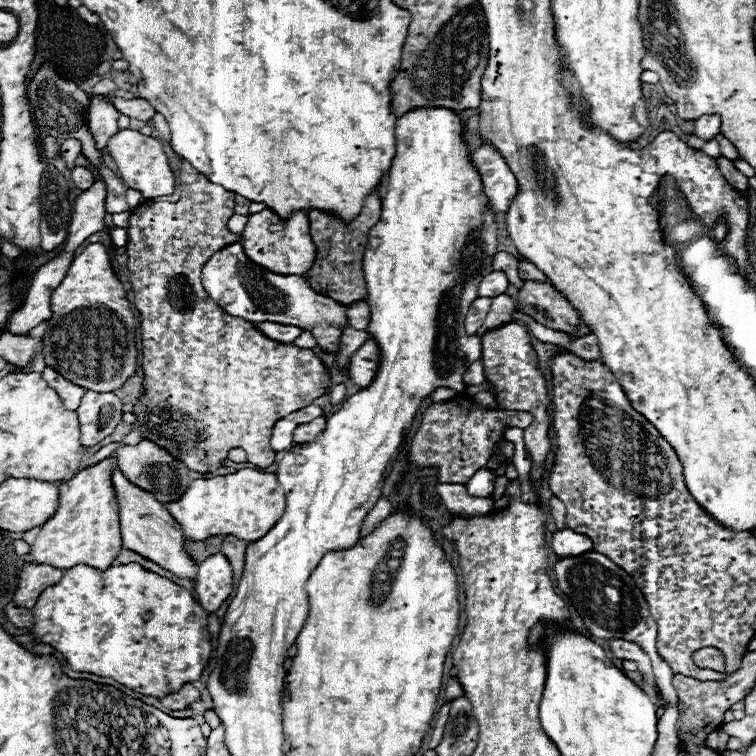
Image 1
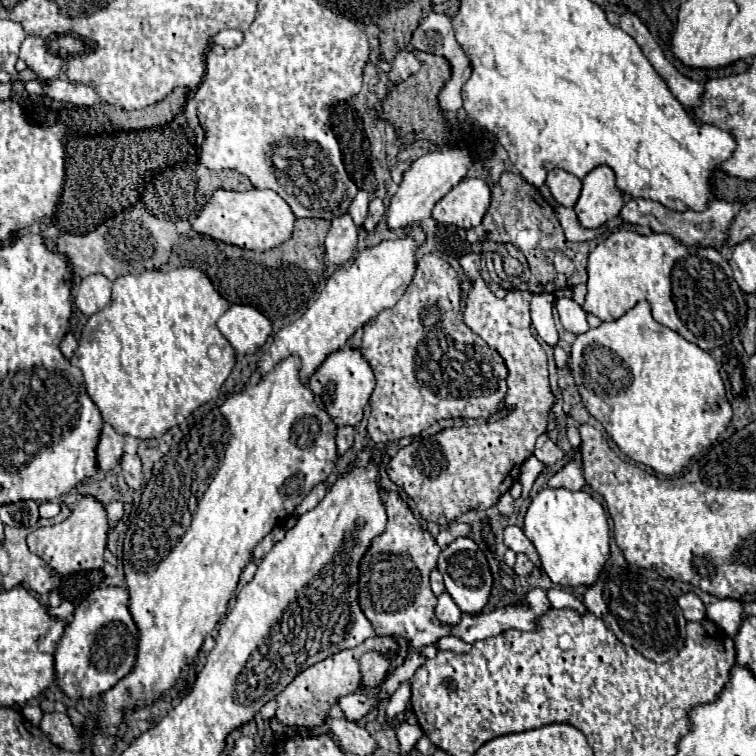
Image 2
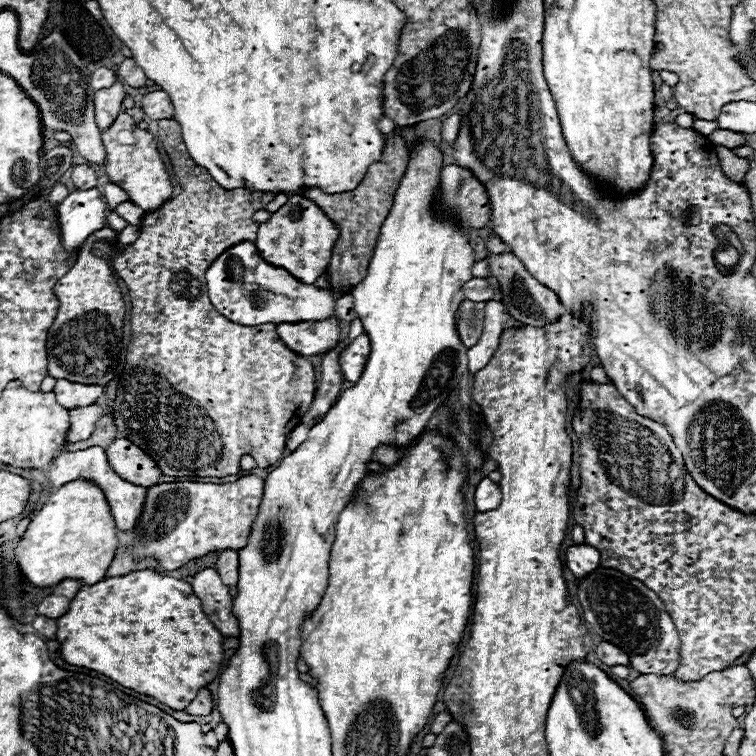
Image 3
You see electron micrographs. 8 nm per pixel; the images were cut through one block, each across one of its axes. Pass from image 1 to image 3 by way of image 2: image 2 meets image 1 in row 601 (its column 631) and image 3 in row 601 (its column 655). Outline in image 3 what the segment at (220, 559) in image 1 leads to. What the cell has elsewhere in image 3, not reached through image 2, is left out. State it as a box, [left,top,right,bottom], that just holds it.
[190,568,238,636]

